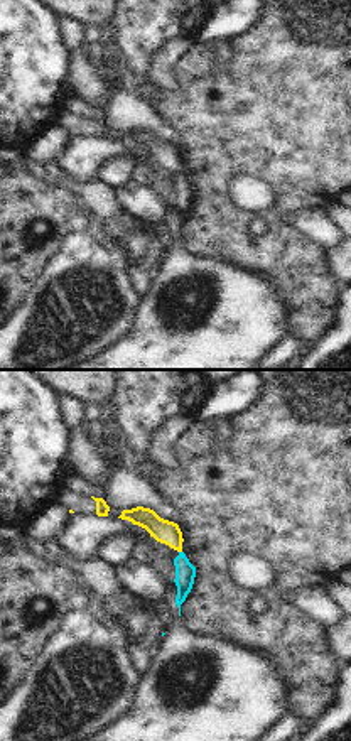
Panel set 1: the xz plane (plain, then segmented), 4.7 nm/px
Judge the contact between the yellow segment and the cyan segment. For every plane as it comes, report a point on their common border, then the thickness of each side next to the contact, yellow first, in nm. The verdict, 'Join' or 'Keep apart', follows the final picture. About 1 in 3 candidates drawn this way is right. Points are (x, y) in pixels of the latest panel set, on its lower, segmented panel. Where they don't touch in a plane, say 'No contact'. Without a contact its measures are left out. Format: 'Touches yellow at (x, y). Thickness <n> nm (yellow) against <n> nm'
No contact

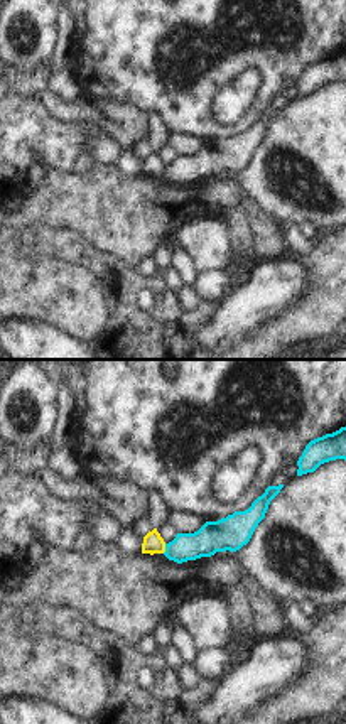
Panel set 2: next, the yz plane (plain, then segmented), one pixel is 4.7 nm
Touches yellow at (164, 549). Thickness 100 nm (yellow) against 150 nm

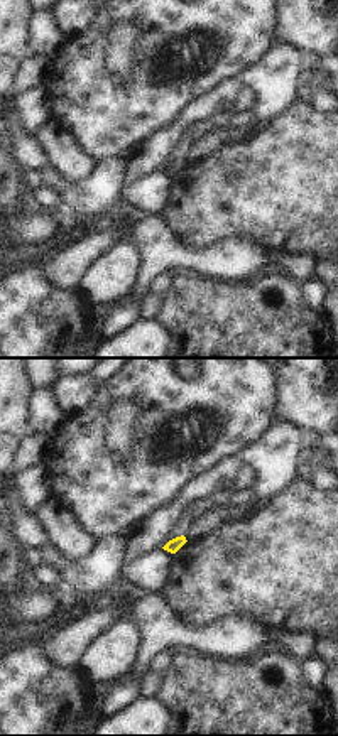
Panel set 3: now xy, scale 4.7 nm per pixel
No contact

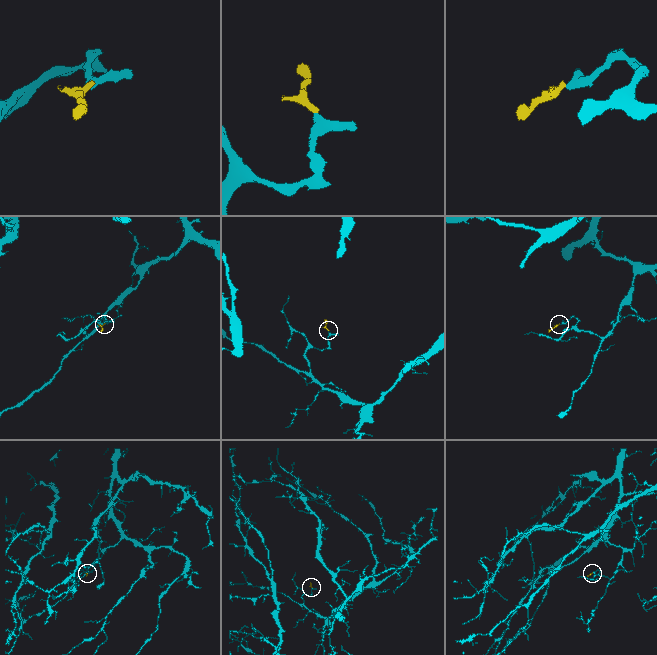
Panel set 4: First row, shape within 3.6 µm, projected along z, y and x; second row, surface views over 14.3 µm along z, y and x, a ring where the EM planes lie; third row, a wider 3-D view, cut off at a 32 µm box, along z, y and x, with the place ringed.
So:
Keep apart

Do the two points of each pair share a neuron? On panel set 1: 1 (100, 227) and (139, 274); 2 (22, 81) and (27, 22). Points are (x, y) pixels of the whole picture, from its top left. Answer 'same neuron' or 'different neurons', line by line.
1: same neuron
2: same neuron

